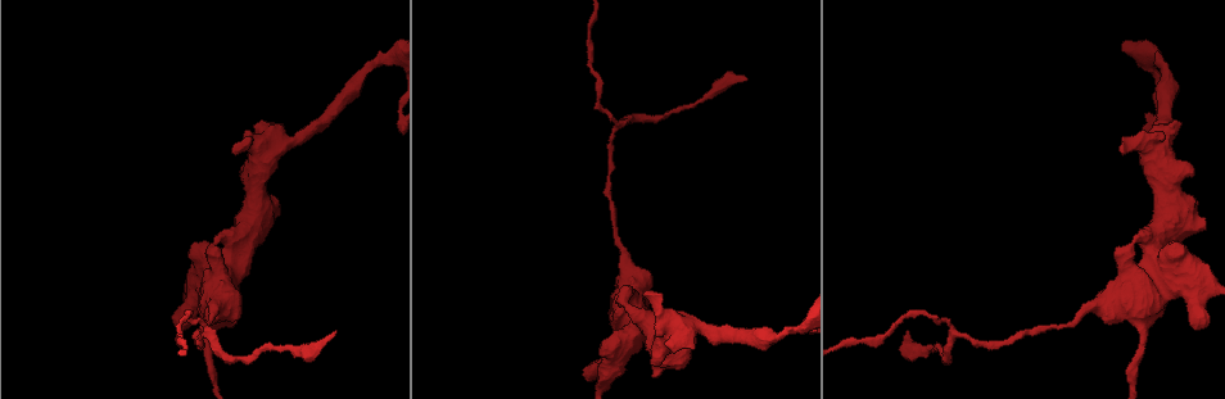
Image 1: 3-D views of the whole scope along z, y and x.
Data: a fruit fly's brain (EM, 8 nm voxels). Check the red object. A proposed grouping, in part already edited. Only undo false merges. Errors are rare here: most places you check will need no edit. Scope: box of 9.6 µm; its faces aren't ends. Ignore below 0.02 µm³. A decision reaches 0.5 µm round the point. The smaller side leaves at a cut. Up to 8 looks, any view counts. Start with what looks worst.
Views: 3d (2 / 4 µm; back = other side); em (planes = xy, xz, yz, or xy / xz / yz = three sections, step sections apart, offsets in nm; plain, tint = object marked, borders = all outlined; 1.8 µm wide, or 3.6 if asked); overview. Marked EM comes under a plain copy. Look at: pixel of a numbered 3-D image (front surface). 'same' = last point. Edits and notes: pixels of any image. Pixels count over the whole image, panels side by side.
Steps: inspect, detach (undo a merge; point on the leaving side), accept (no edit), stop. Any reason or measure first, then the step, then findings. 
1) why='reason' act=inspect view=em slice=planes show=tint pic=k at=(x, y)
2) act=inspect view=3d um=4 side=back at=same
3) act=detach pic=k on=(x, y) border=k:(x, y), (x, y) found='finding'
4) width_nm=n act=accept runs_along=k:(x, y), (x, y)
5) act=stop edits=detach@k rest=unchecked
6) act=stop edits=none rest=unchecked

why='branch point' act=inspect view=em slice=planes show=borders pic=1 at=(956, 332)

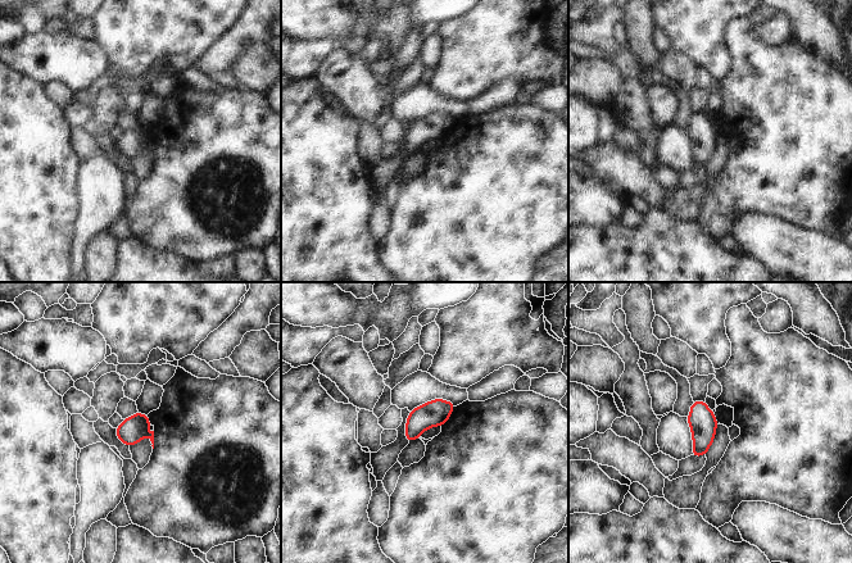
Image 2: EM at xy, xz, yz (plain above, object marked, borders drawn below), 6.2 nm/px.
act=accept found='continuous, no second neuron'

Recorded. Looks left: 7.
why='calibre changes' act=inspect view=em um=3.6 slice=planes show=borders pic=1 at=(218, 325)

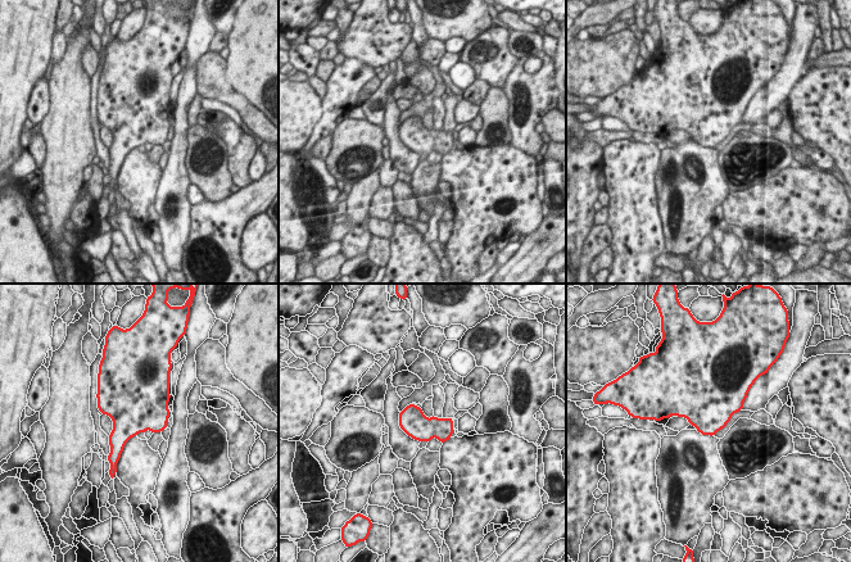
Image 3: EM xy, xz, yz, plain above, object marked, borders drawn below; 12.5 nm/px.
act=accept found='one neuron here'

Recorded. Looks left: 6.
act=inspect view=em um=3.6 slice=yz step=16 show=tint pic=1 at=(685, 330)

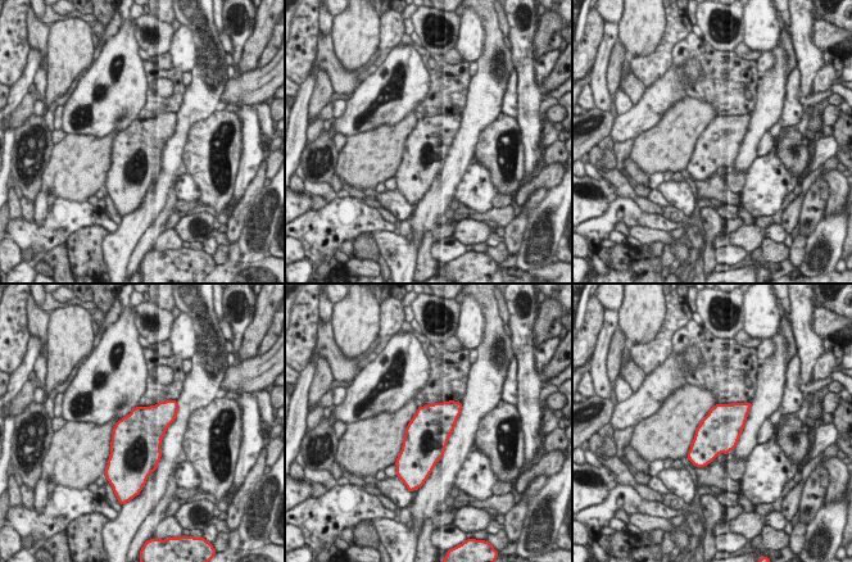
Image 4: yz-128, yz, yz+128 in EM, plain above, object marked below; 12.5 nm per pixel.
why='another direction' act=inspect view=em um=3.6 slice=planes show=tint at=same

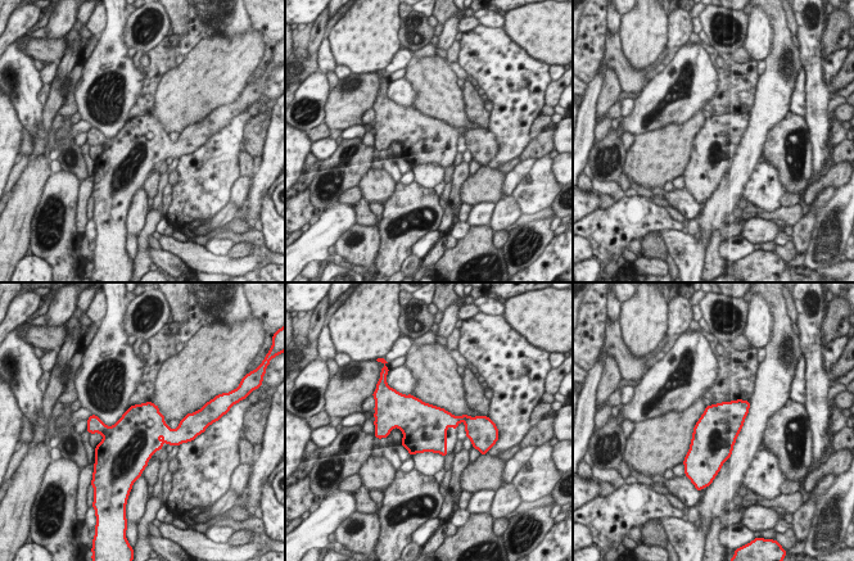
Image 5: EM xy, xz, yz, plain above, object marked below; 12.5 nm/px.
act=accept found='one neuron here'

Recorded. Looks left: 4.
act=stop edits=none rest=unchecked

